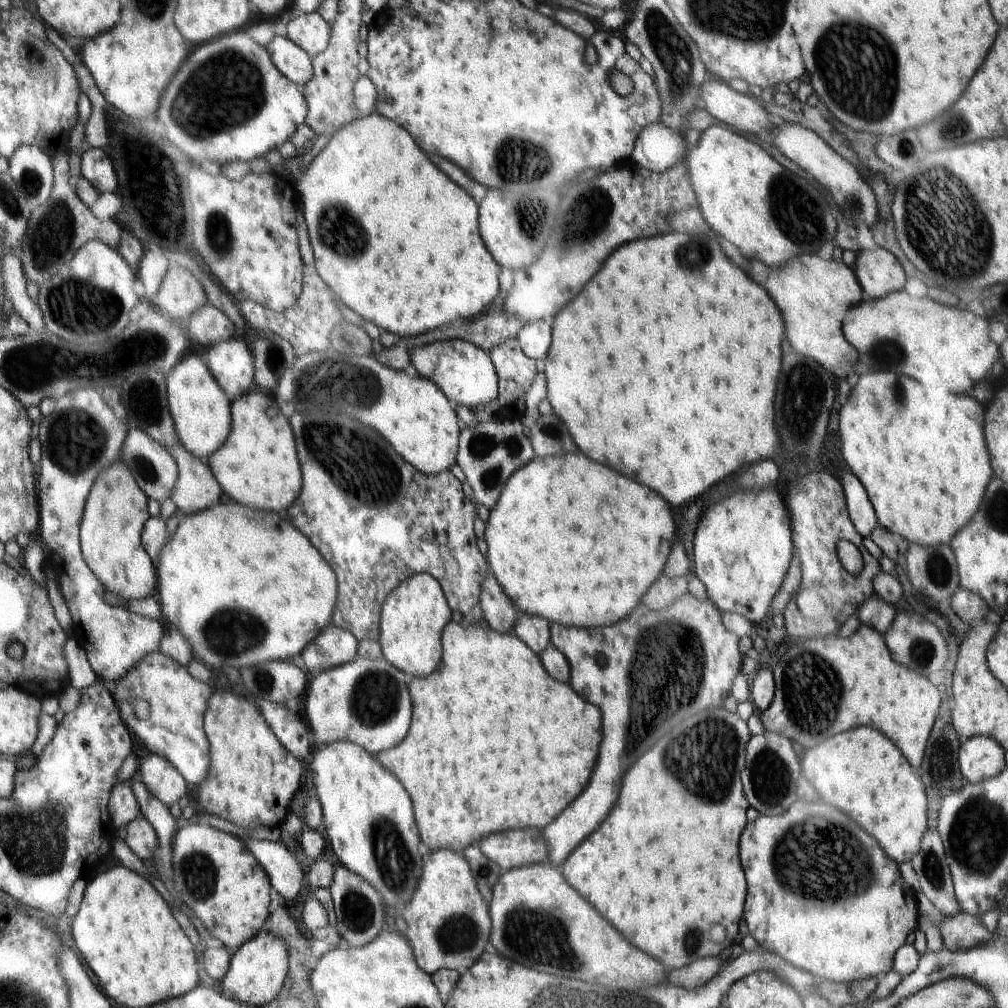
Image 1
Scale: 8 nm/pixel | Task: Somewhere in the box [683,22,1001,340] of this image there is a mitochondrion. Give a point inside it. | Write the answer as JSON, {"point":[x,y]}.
{"point":[948,226]}

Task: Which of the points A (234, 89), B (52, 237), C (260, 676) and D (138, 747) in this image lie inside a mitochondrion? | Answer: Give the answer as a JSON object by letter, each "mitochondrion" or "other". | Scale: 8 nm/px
{"A":"mitochondrion","B":"mitochondrion","C":"mitochondrion","D":"other"}

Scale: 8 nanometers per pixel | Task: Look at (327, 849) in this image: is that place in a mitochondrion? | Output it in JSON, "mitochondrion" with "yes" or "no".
{"mitochondrion":"no"}

